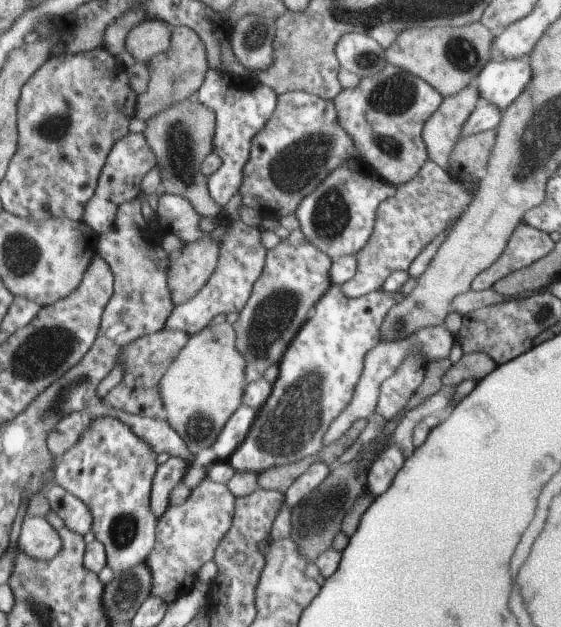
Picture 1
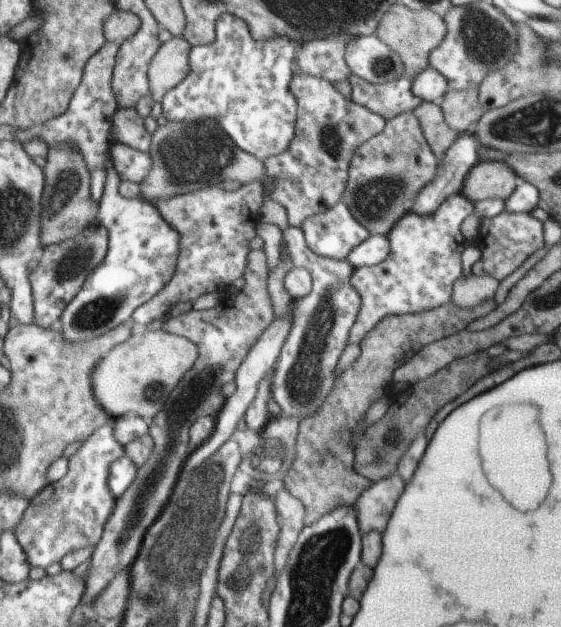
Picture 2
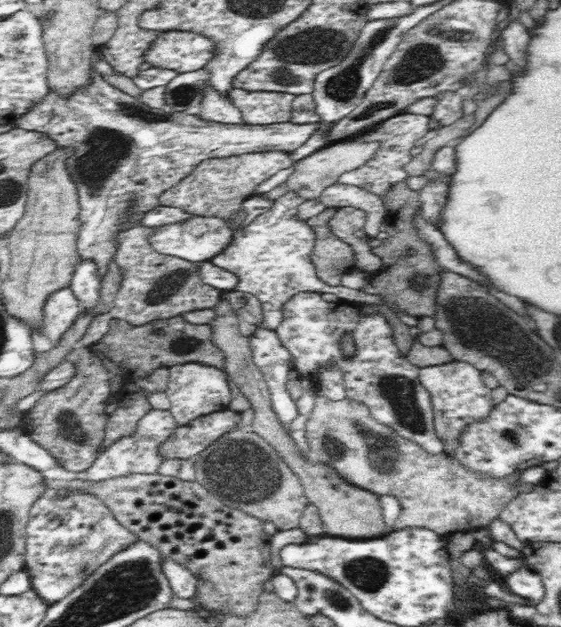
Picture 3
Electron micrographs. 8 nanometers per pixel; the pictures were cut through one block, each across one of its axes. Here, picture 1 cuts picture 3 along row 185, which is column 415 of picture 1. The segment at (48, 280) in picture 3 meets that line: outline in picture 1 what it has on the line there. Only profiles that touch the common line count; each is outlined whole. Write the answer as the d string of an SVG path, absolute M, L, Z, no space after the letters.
M469 24L463 28L413 28L401 32L393 46L387 48L387 60L393 66L399 66L403 70L409 70L411 74L423 78L425 82L433 84L443 96L453 96L455 92L463 90L465 86L471 86L479 72L489 64L491 46L495 44L495 38L491 32L481 24Z

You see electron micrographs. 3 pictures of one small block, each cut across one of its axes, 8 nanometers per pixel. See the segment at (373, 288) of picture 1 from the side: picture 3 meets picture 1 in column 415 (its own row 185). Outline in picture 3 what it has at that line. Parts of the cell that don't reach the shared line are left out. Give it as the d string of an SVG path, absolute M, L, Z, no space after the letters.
M258 152L258 154L244 154L244 156L228 156L216 160L204 160L196 166L192 174L188 174L182 182L168 188L160 196L160 206L174 206L182 208L192 216L218 216L222 220L230 220L230 216L242 210L244 200L252 196L252 190L264 182L266 178L274 176L284 168L292 168L294 160L288 152Z

